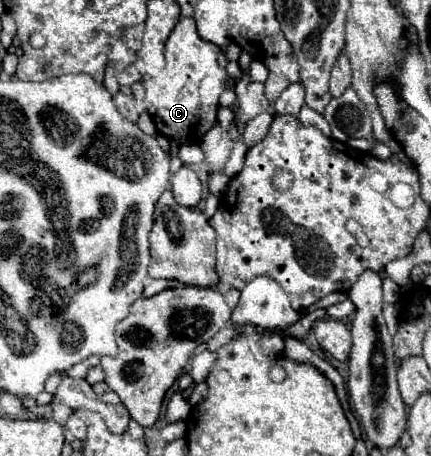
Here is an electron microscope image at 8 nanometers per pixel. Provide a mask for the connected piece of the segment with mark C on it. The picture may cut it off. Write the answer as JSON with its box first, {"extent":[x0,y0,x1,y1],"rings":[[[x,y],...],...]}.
{"extent":[141,17,227,145],"rings":[[[181,17],[177,21],[177,25],[173,27],[173,31],[169,33],[169,37],[165,41],[165,49],[163,49],[165,65],[163,65],[163,69],[157,75],[143,75],[143,79],[141,79],[141,85],[145,87],[145,109],[153,117],[153,123],[157,125],[161,135],[175,139],[181,145],[187,143],[187,141],[199,143],[201,141],[199,133],[203,133],[207,127],[211,127],[215,123],[217,99],[225,89],[223,81],[227,77],[225,67],[221,67],[219,61],[217,61],[217,53],[219,53],[217,45],[207,43],[197,35],[193,17]]]}

